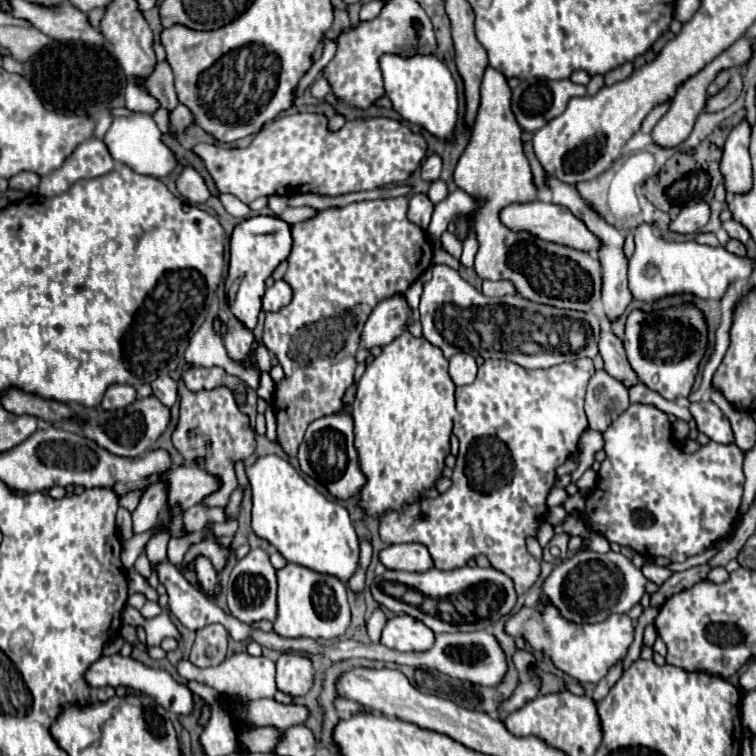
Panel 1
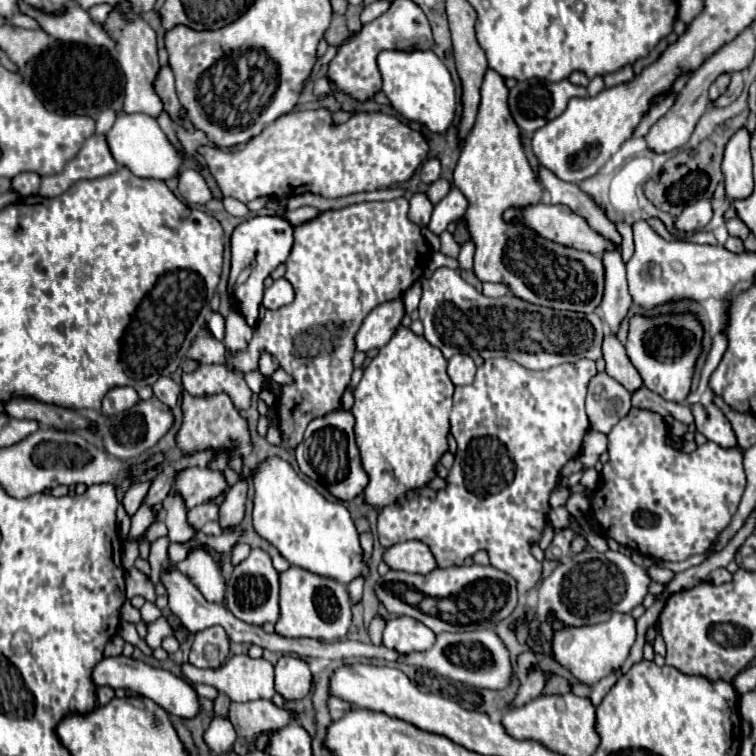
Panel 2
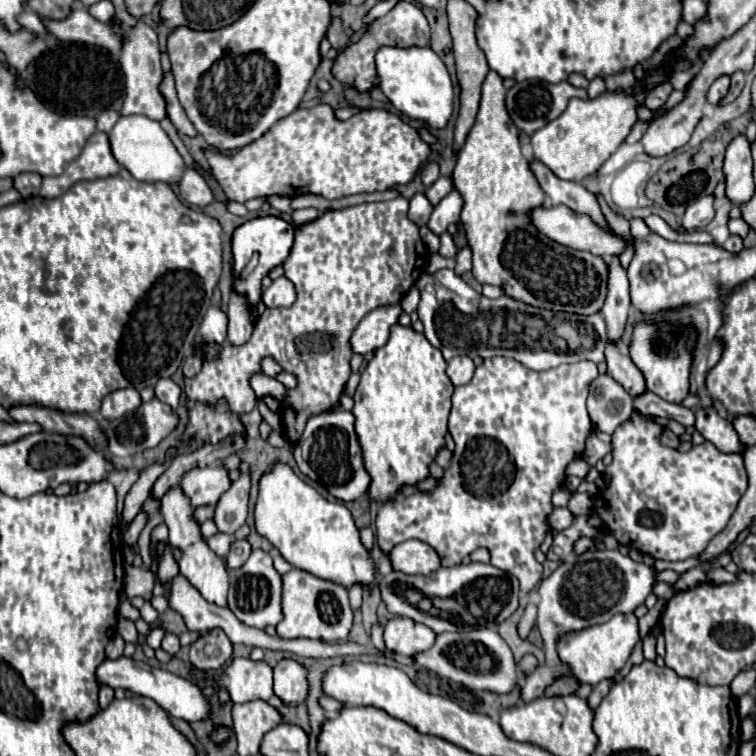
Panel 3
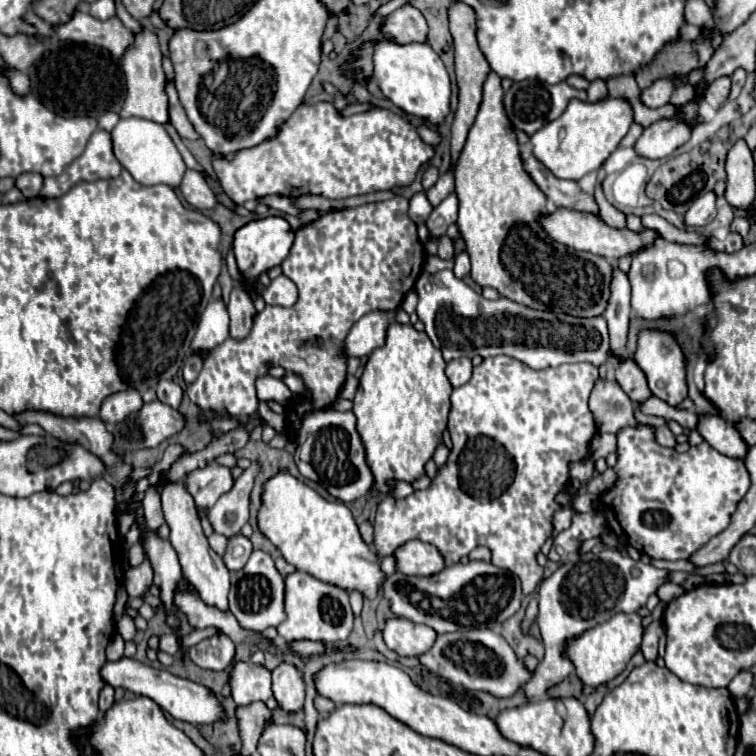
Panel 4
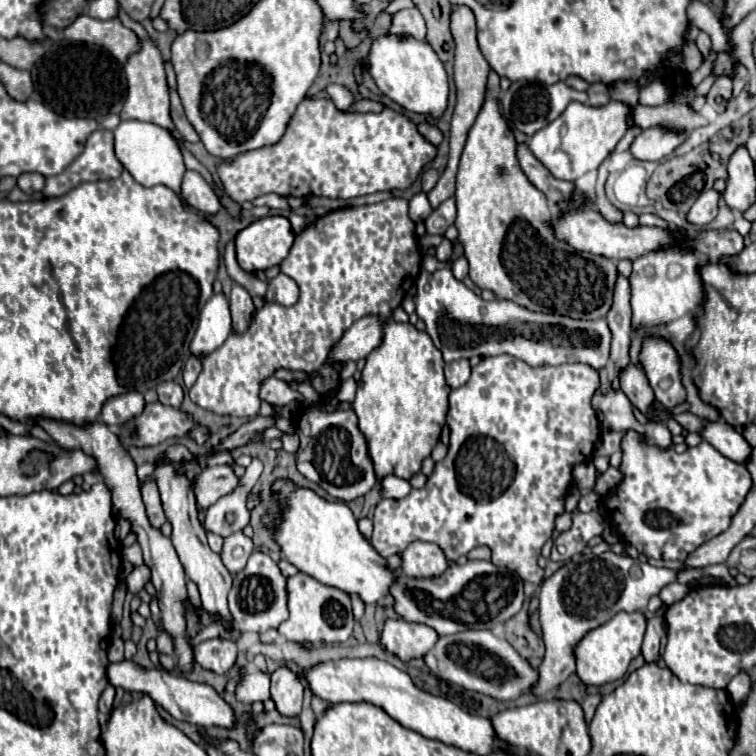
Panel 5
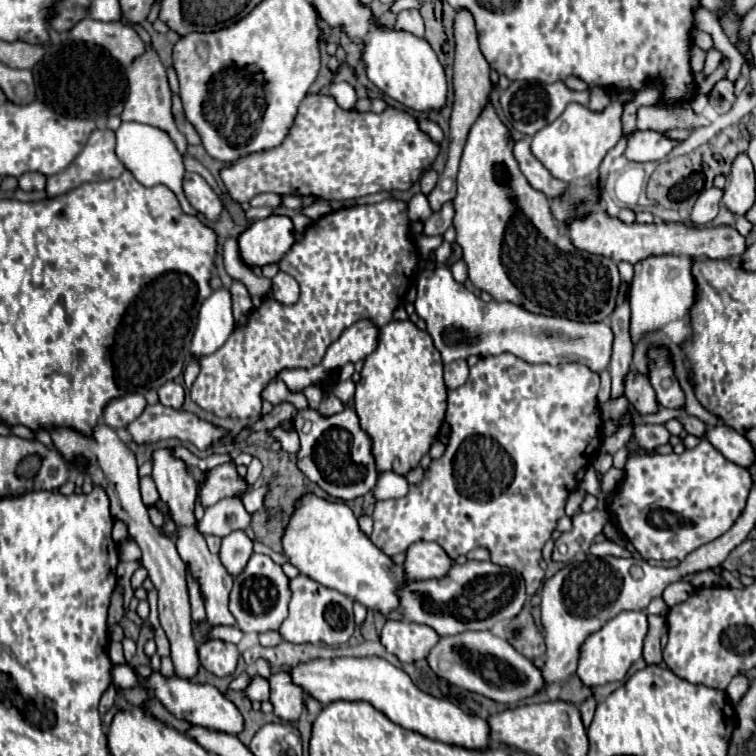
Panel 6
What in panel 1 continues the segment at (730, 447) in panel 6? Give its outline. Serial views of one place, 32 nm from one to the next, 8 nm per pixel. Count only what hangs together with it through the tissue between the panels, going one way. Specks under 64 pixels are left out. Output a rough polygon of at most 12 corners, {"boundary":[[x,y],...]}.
{"boundary":[[714,402],[688,408],[710,440],[734,442],[730,422]]}

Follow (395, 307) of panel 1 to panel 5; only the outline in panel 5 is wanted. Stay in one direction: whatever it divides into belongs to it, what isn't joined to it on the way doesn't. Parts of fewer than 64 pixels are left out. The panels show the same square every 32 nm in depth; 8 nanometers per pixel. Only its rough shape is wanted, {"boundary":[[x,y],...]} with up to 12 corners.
{"boundary":[[380,316],[346,330],[330,358],[362,360],[384,340]]}

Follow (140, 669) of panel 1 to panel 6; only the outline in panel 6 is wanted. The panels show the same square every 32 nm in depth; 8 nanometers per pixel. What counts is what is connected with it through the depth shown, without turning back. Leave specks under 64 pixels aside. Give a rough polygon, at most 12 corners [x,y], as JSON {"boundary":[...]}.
{"boundary":[[130,664],[112,666],[112,684],[152,692],[194,726],[238,734],[236,706],[214,686]]}

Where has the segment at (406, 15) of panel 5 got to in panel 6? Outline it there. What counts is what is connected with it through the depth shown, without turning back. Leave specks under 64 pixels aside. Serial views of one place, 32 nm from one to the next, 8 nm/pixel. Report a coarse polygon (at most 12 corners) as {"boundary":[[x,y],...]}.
{"boundary":[[402,10],[394,28],[424,38],[424,20],[418,10]]}

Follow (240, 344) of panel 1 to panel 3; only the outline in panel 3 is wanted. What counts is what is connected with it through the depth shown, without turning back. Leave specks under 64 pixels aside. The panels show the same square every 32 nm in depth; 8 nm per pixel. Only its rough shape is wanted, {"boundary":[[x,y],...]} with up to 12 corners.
{"boundary":[[232,292],[228,336],[232,346],[246,344],[254,324],[242,296]]}

